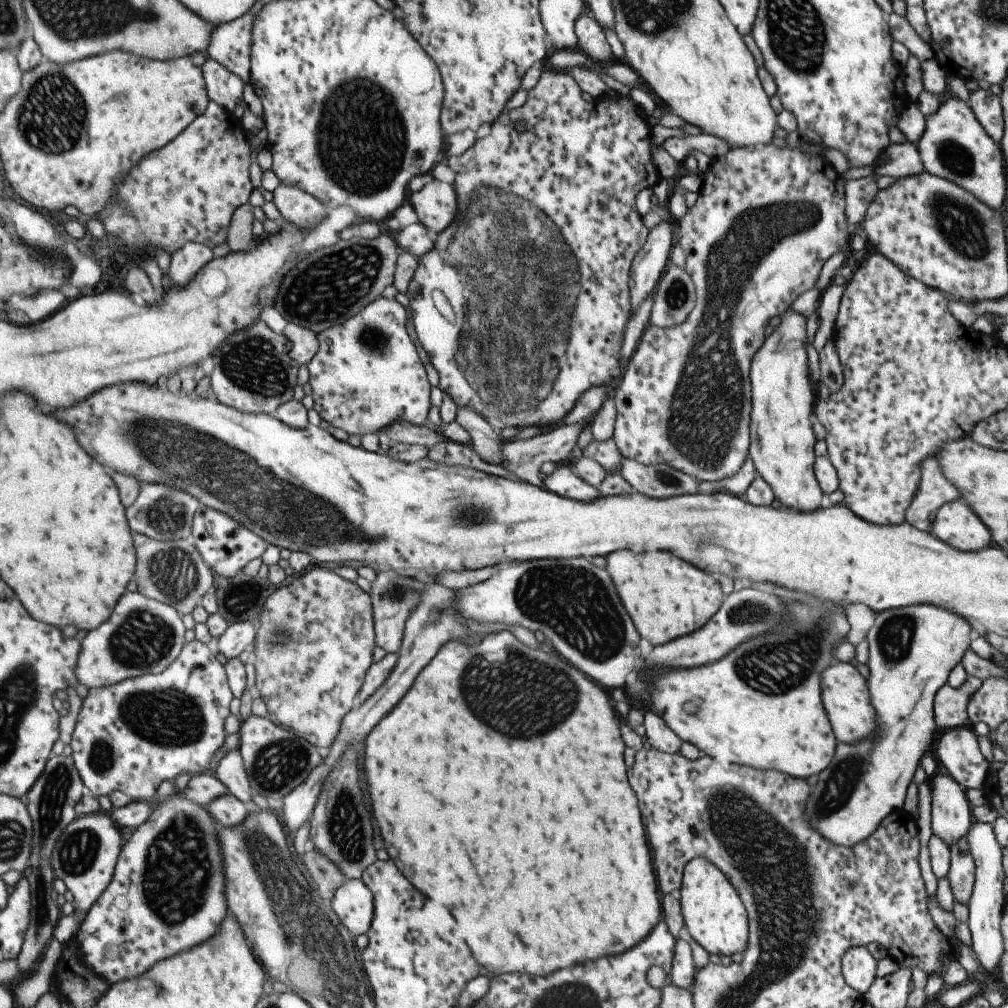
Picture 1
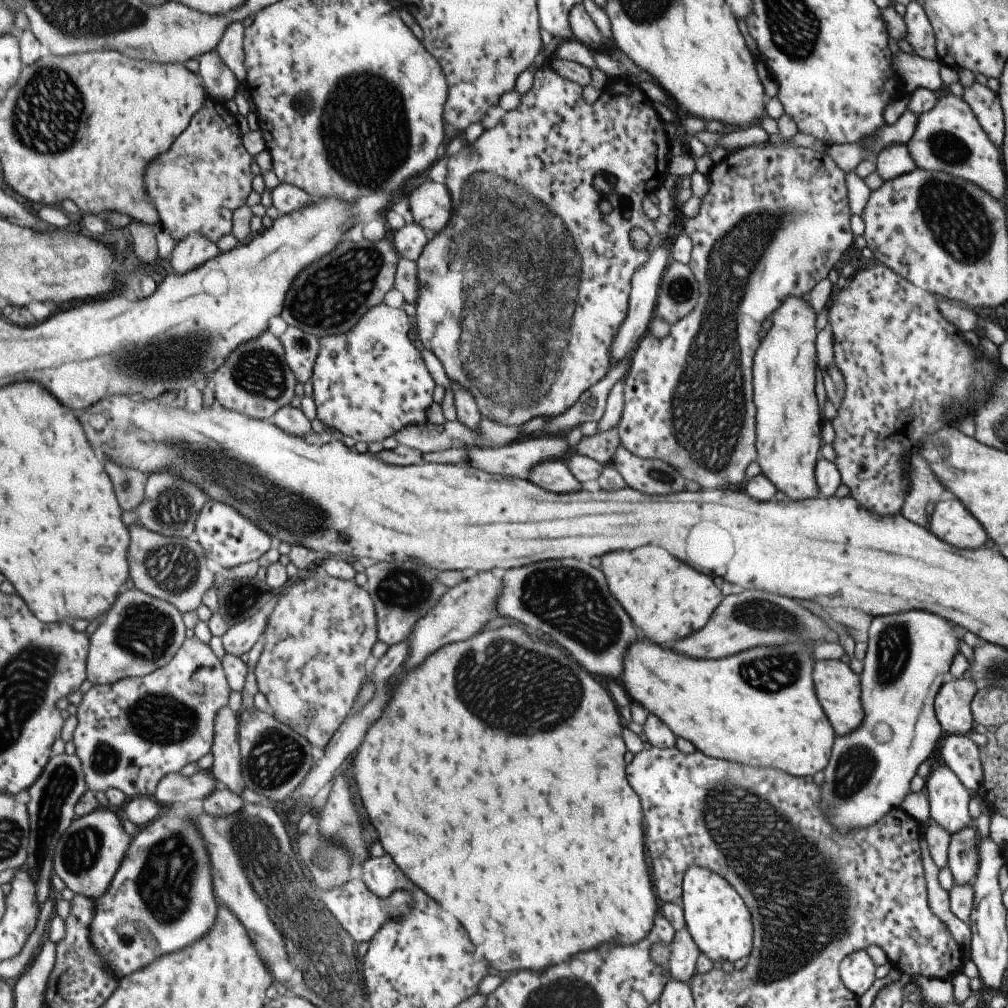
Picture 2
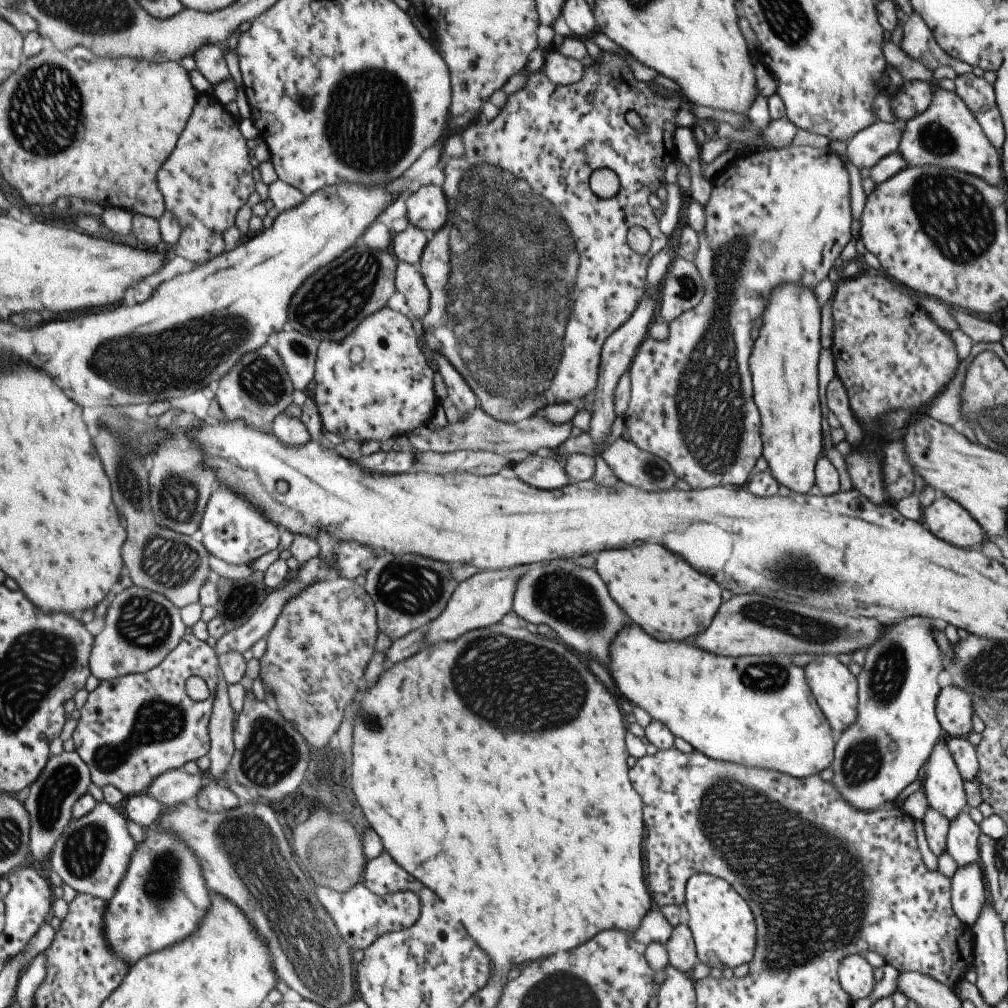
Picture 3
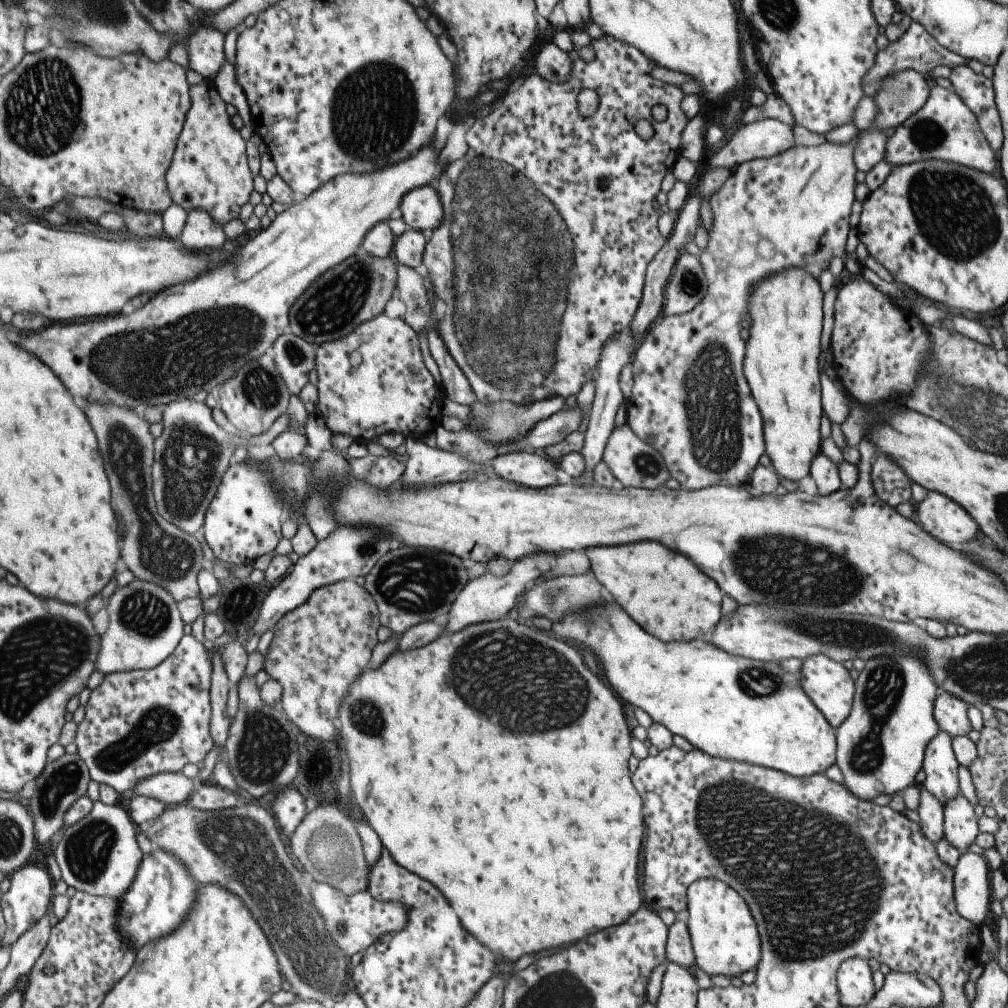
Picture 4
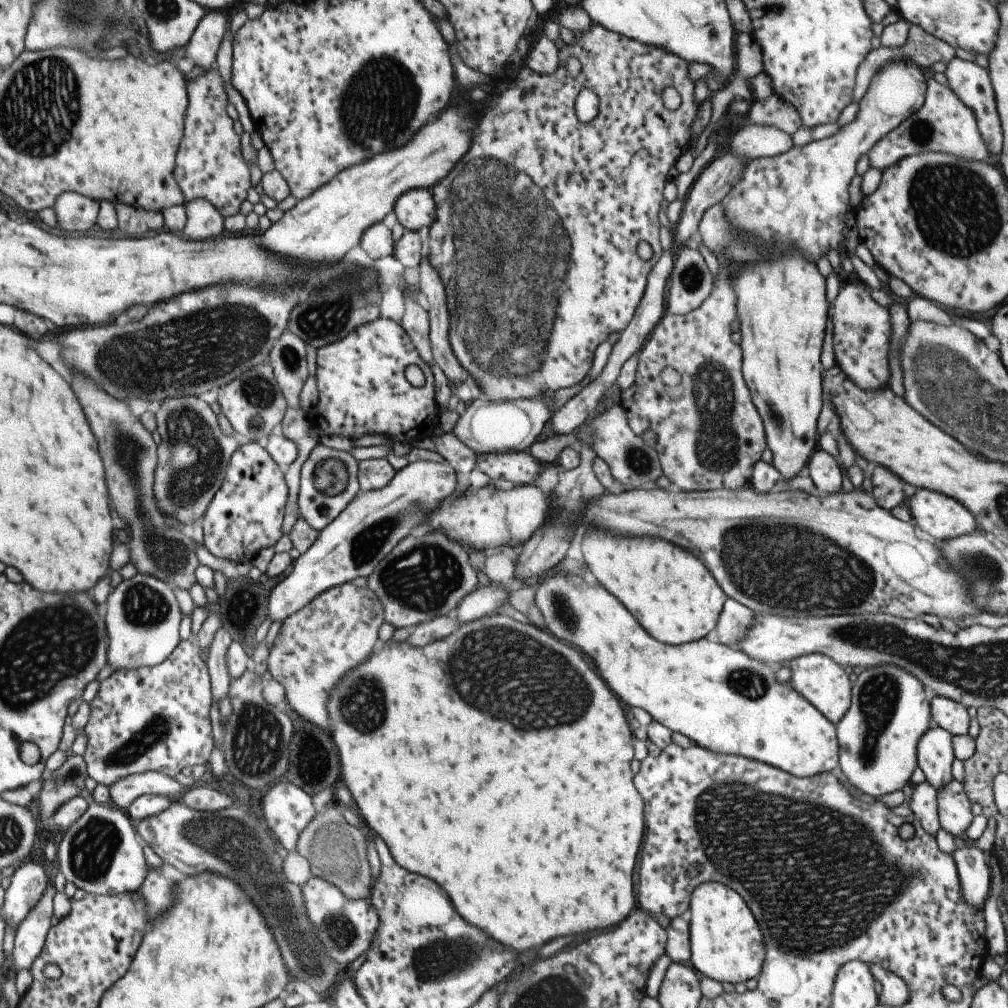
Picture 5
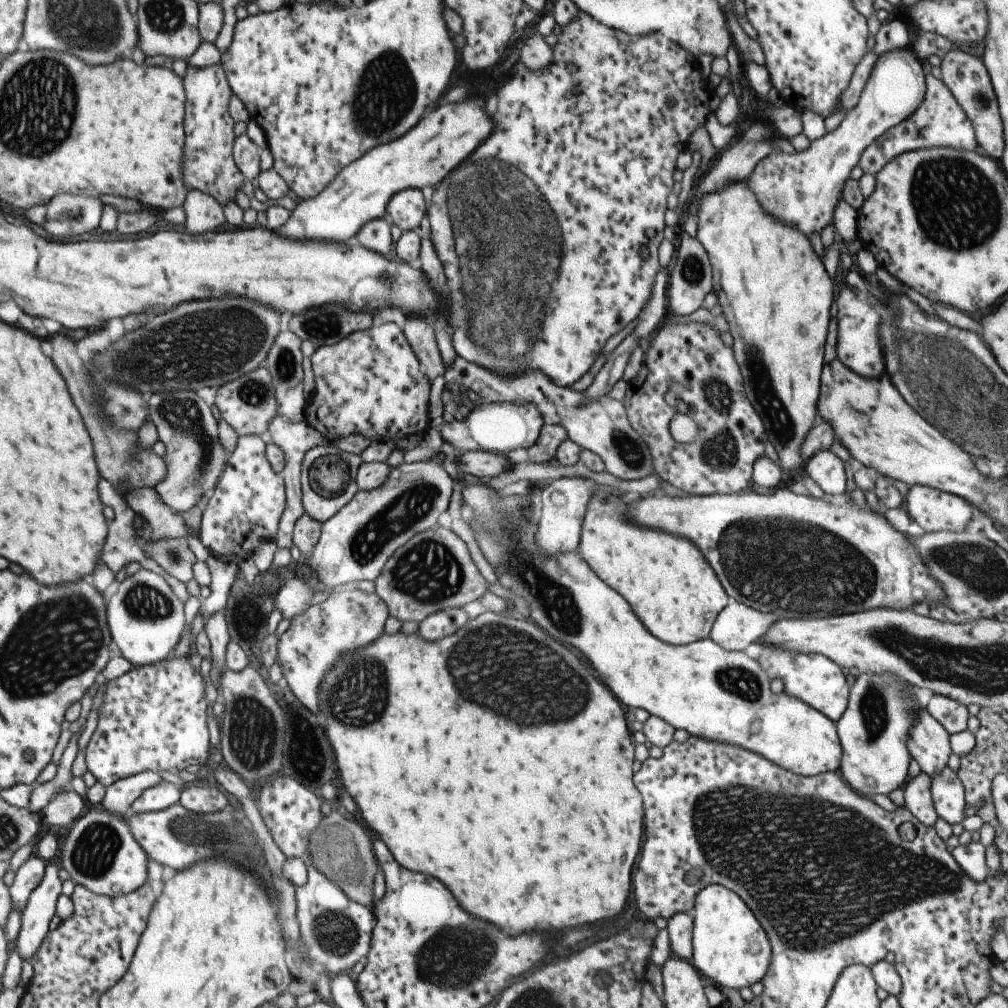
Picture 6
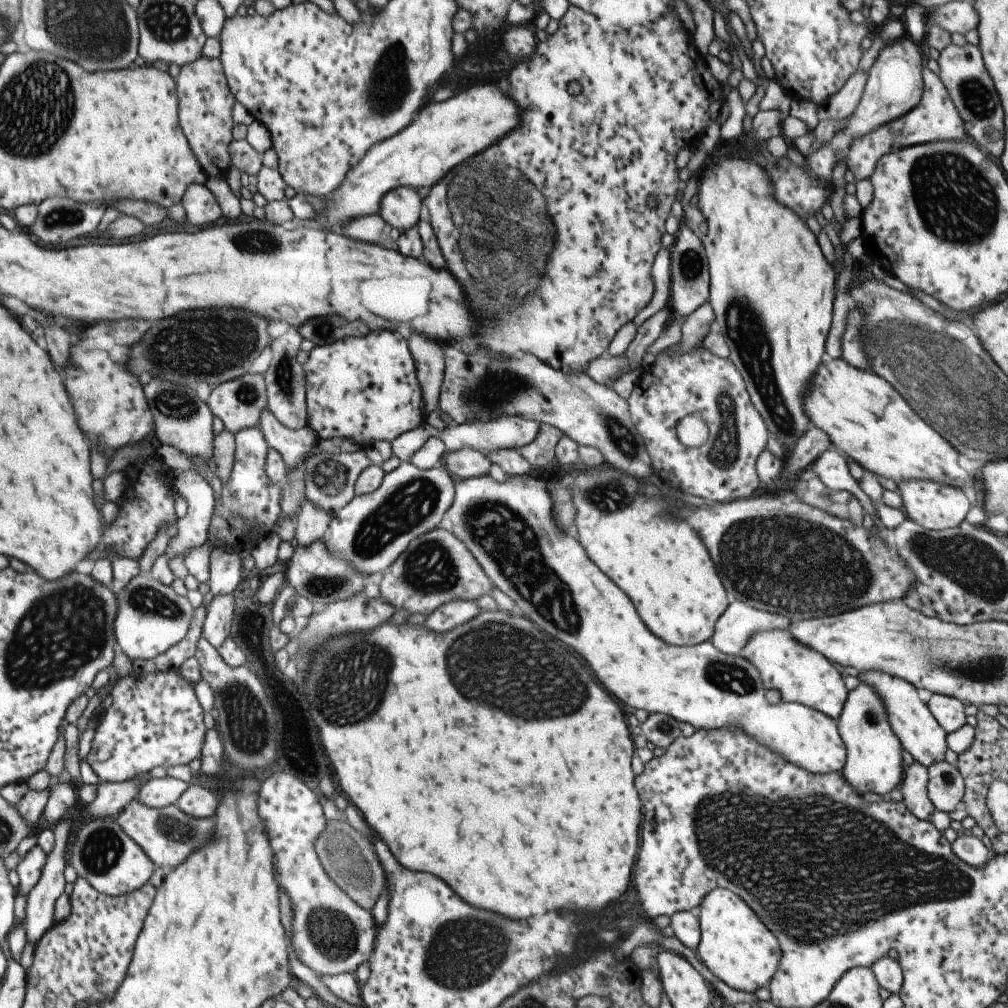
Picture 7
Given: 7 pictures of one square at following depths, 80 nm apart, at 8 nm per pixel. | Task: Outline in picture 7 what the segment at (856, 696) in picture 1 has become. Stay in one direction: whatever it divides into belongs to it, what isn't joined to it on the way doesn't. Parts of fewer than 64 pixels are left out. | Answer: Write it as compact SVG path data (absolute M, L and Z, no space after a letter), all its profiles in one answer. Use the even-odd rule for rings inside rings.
M771 629L753 633L738 654L758 672L765 690L775 690L780 700L799 703L836 720L848 690L839 669L816 650L792 639L787 629Z

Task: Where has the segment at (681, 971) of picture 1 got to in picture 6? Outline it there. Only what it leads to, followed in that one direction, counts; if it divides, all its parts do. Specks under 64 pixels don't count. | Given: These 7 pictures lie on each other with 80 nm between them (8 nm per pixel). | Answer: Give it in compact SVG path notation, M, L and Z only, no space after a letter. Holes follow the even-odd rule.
M677 913L666 919L668 945L671 953L689 961L692 955L693 919L686 913Z

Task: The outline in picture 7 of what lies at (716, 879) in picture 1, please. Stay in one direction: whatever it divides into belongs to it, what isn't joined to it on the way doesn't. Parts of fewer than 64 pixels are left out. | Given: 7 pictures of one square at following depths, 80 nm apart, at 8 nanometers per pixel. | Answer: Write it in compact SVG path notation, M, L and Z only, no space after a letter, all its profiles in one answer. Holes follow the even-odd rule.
M723 887L709 891L703 897L700 907L700 941L695 950L698 960L715 978L733 990L751 994L757 988L767 987L780 957L776 936L771 934L739 896Z

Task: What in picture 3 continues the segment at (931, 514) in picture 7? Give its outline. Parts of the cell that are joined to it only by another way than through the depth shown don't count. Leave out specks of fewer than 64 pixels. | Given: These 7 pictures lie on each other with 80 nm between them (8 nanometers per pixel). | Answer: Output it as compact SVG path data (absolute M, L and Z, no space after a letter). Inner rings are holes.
M938 494L926 507L922 507L921 523L925 528L953 546L971 546L983 540L981 527L971 515L948 496Z

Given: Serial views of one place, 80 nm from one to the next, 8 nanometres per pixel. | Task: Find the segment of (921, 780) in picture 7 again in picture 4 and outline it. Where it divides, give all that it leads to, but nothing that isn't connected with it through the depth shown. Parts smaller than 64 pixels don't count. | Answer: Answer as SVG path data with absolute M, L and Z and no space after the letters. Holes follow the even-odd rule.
M919 786L919 794L916 808L919 826L921 832L935 844L944 833L942 804L922 786Z

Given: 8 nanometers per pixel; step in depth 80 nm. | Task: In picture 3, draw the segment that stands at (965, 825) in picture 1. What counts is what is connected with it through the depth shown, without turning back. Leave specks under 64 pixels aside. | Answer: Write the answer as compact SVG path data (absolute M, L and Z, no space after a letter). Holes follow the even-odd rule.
M940 736L928 752L921 789L925 793L928 806L941 813L949 822L961 812L966 803L962 776L945 739L945 736Z

